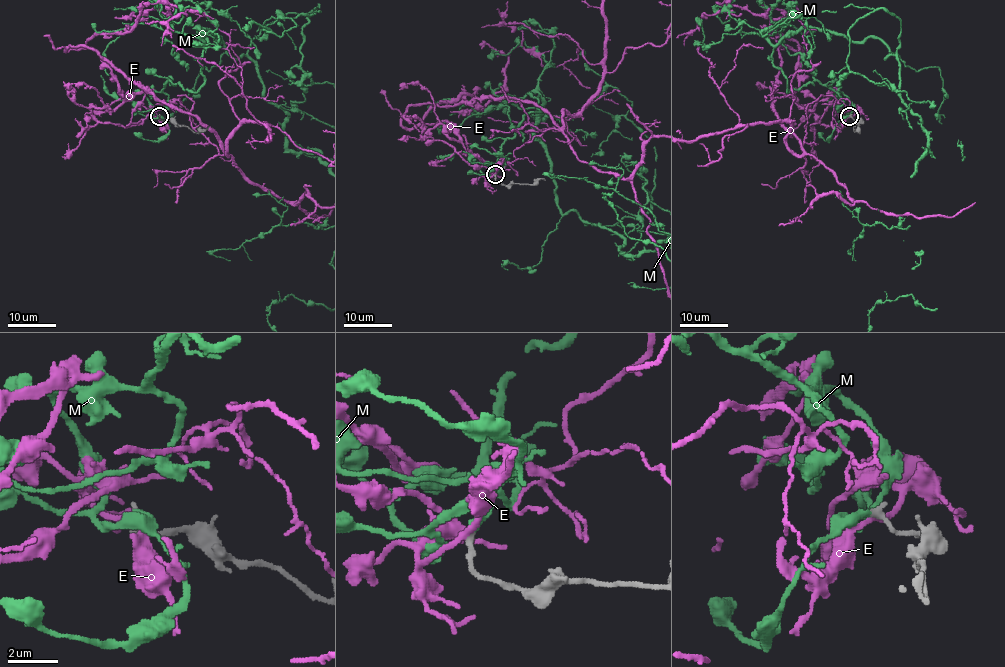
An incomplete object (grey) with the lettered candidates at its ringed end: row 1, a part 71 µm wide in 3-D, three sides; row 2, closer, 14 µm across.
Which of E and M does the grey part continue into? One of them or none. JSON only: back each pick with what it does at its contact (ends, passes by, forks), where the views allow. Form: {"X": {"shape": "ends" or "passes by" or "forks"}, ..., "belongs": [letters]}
{"M": {"shape": "ends"}, "belongs": ["M"]}

